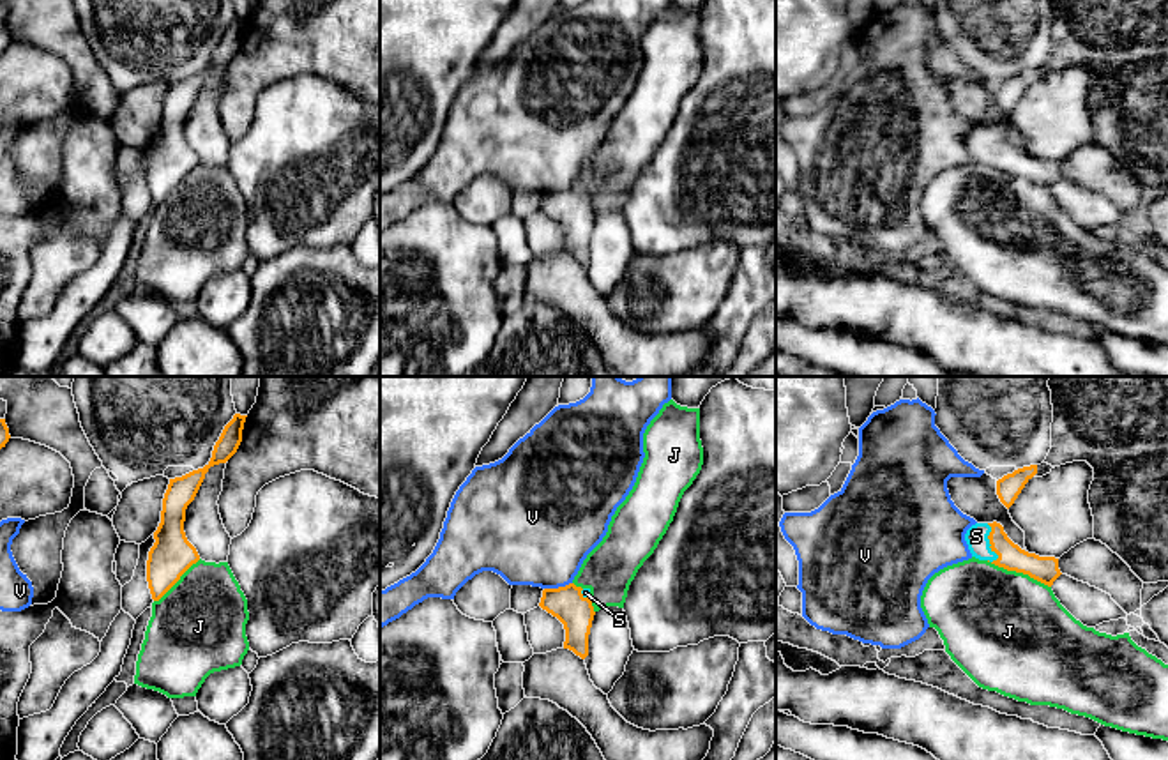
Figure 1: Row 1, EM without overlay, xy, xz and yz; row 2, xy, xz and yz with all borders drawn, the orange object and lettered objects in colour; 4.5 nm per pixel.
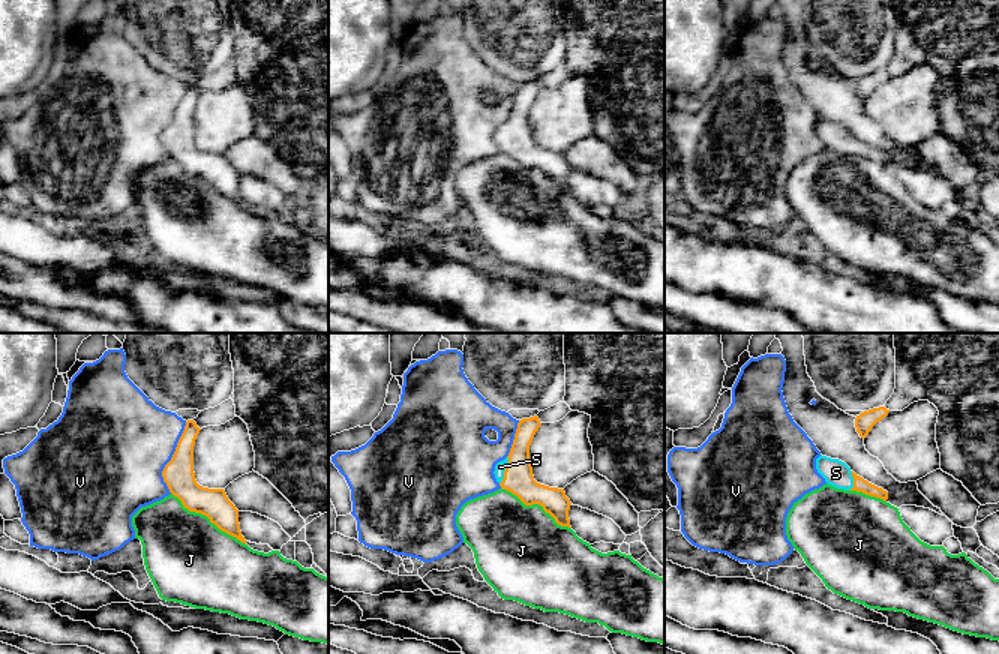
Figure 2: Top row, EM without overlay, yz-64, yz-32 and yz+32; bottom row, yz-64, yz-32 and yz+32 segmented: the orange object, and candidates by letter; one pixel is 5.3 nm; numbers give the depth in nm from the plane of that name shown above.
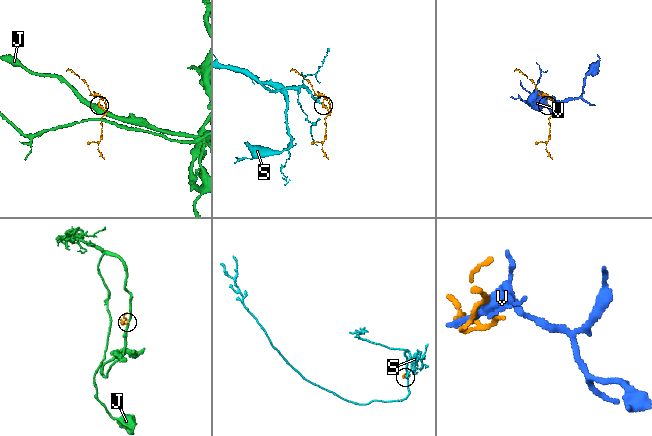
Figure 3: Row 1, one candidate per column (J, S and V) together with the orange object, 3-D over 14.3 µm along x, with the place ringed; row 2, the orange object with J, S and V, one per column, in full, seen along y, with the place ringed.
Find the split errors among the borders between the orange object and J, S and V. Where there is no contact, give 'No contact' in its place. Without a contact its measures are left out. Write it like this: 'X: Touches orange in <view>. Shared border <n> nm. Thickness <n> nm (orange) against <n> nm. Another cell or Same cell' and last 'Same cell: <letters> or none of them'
J: Touches orange in yz. Shared border 320 nm. Thickness 120 nm (orange) against 500 nm. Another cell
S: Touches orange in yz. Shared border 190 nm. Thickness 120 nm (orange) against 100 nm. Same cell
V: Touches orange in xz. Shared border 130 nm. Thickness 160 nm (orange) against 460 nm. Another cell
Same cell: S

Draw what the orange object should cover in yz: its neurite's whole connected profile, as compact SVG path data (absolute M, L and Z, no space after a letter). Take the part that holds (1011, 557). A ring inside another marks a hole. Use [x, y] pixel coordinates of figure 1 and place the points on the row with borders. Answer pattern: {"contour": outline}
{"contour": "M997 521L972 525L965 534L965 541L972 557L990 560L1007 571L1028 574L1048 587L1062 574L1058 559L1039 557L1021 550L1007 537L1004 527Z"}

